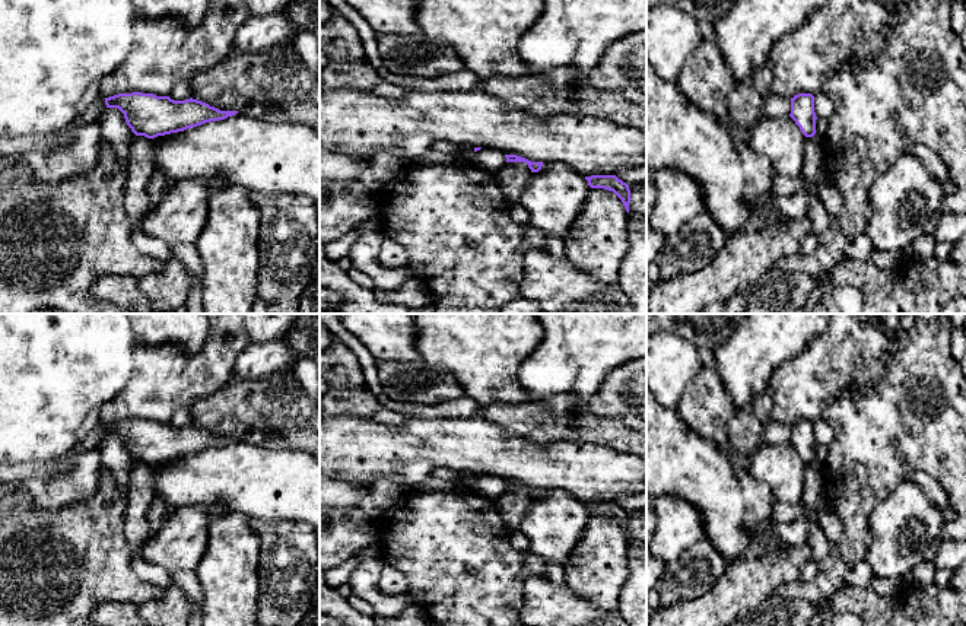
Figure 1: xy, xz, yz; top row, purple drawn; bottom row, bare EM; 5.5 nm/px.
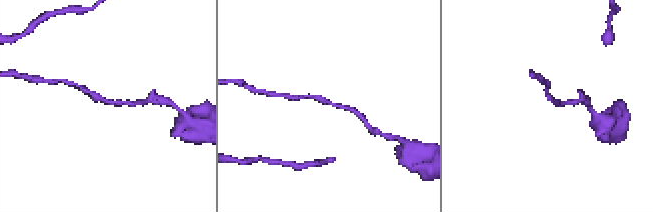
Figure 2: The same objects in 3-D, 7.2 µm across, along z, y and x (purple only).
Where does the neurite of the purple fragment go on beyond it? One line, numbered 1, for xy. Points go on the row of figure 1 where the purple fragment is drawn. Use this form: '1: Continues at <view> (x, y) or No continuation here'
1: No continuation here

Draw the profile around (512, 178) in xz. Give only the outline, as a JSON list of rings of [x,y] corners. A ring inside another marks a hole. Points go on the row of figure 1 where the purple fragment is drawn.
[[[506,162],[495,172],[499,190],[512,203],[518,203],[531,179],[531,169],[525,162]]]

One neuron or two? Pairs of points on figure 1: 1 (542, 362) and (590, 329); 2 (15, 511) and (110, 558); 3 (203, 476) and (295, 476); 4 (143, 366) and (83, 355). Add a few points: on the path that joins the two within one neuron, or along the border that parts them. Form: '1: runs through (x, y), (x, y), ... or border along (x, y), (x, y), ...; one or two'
1: runs through (553, 362), (578, 340); one
2: runs through (38, 534), (62, 558), (86, 558); one
3: runs through (226, 476), (272, 476); one
4: border along (137, 340), (133, 349), (133, 372), (117, 396); two

